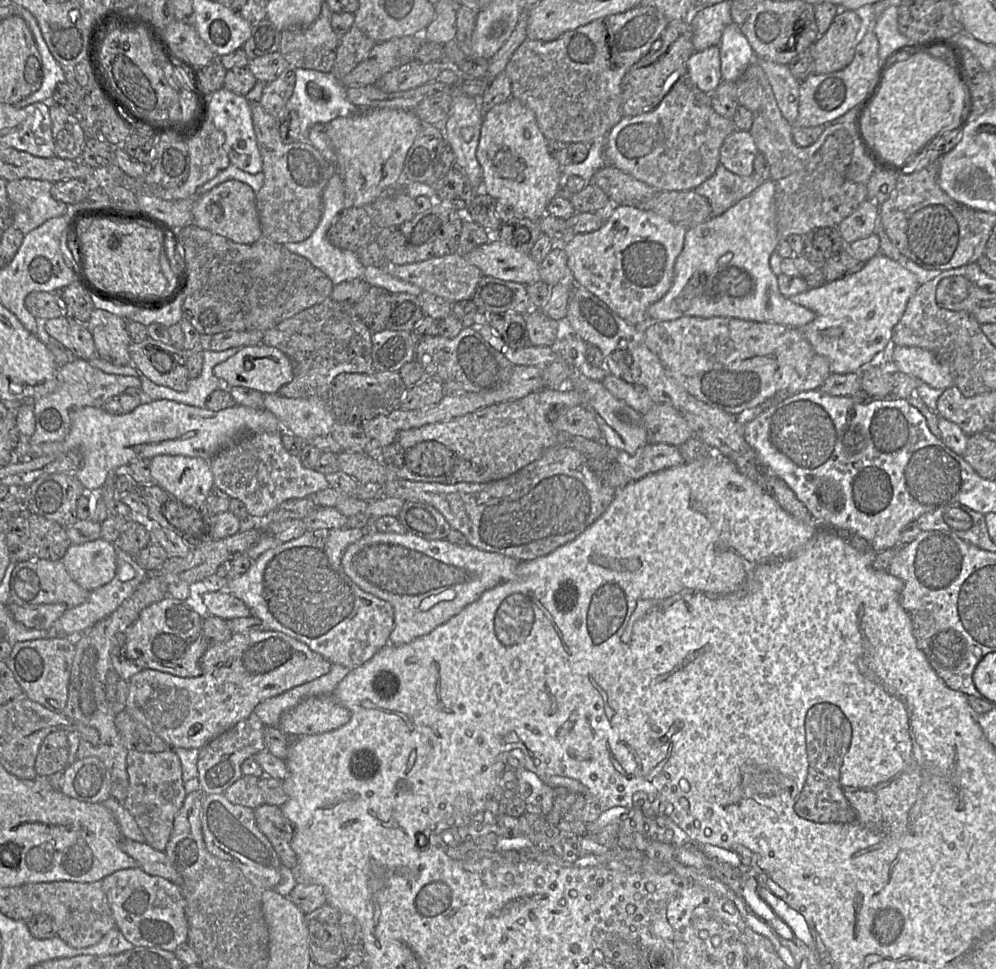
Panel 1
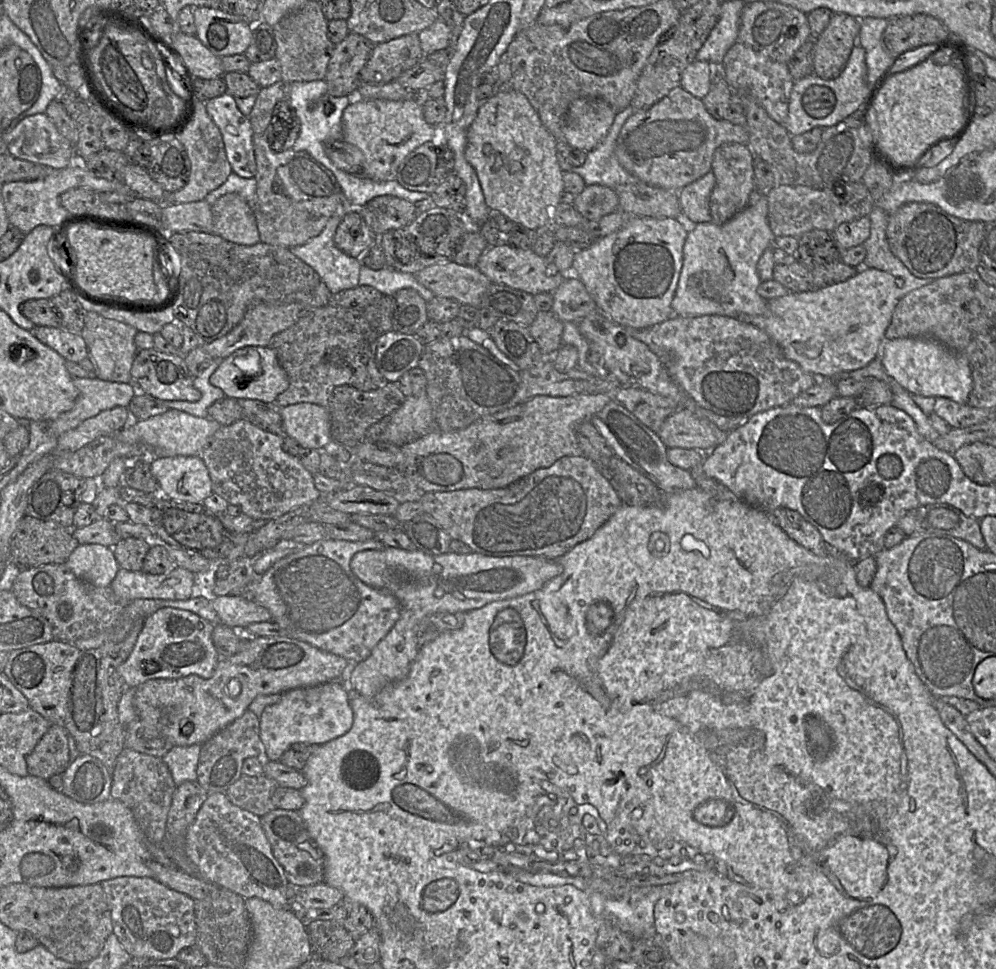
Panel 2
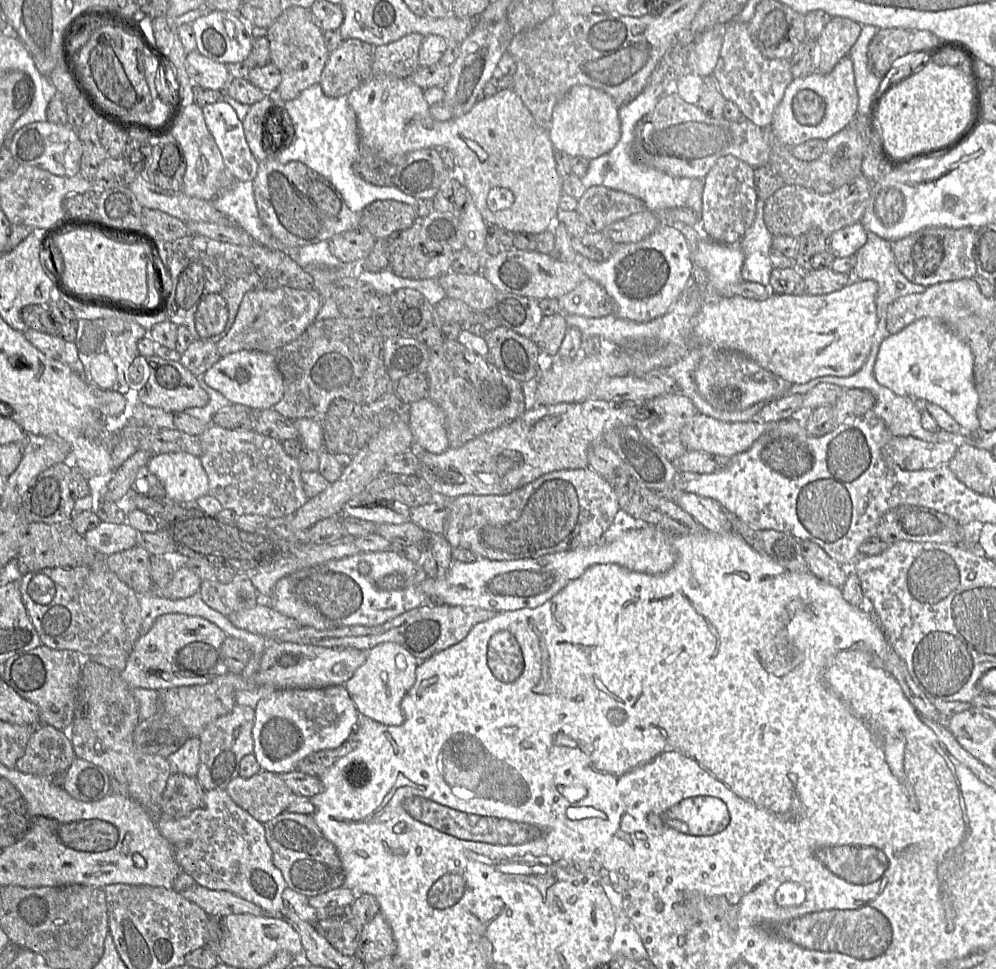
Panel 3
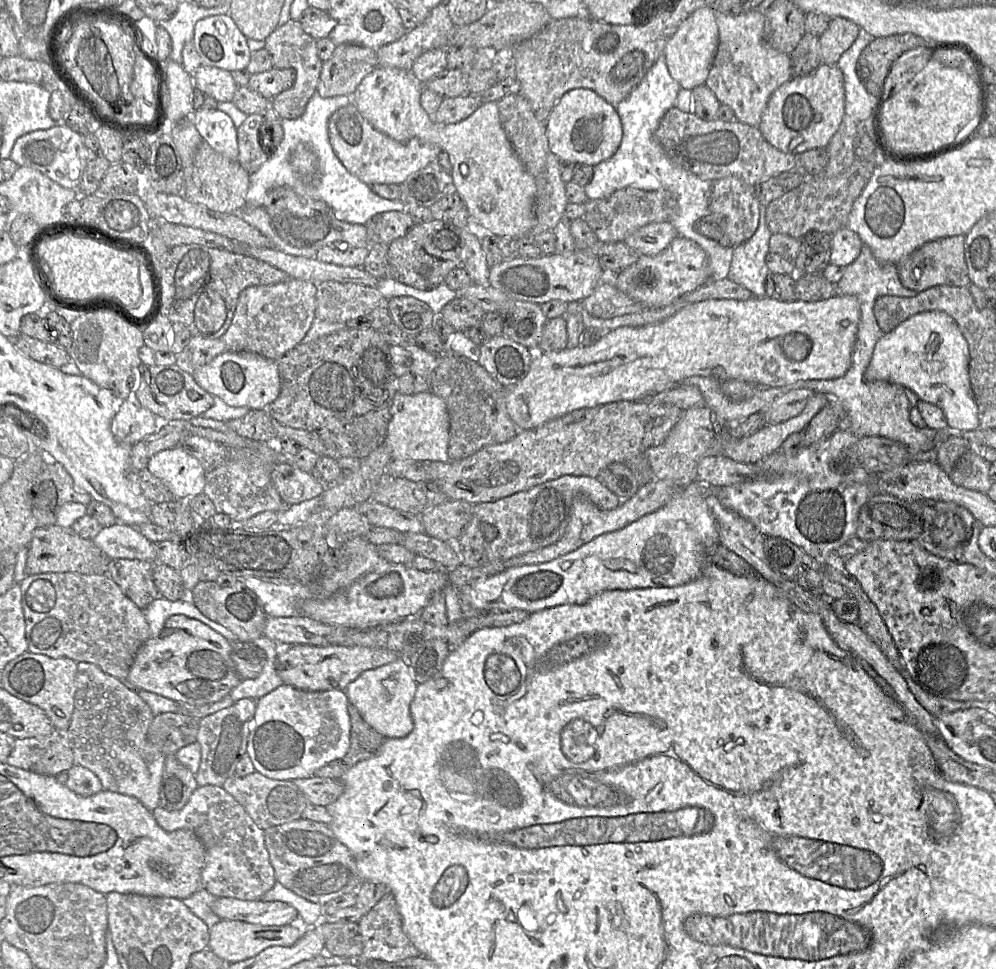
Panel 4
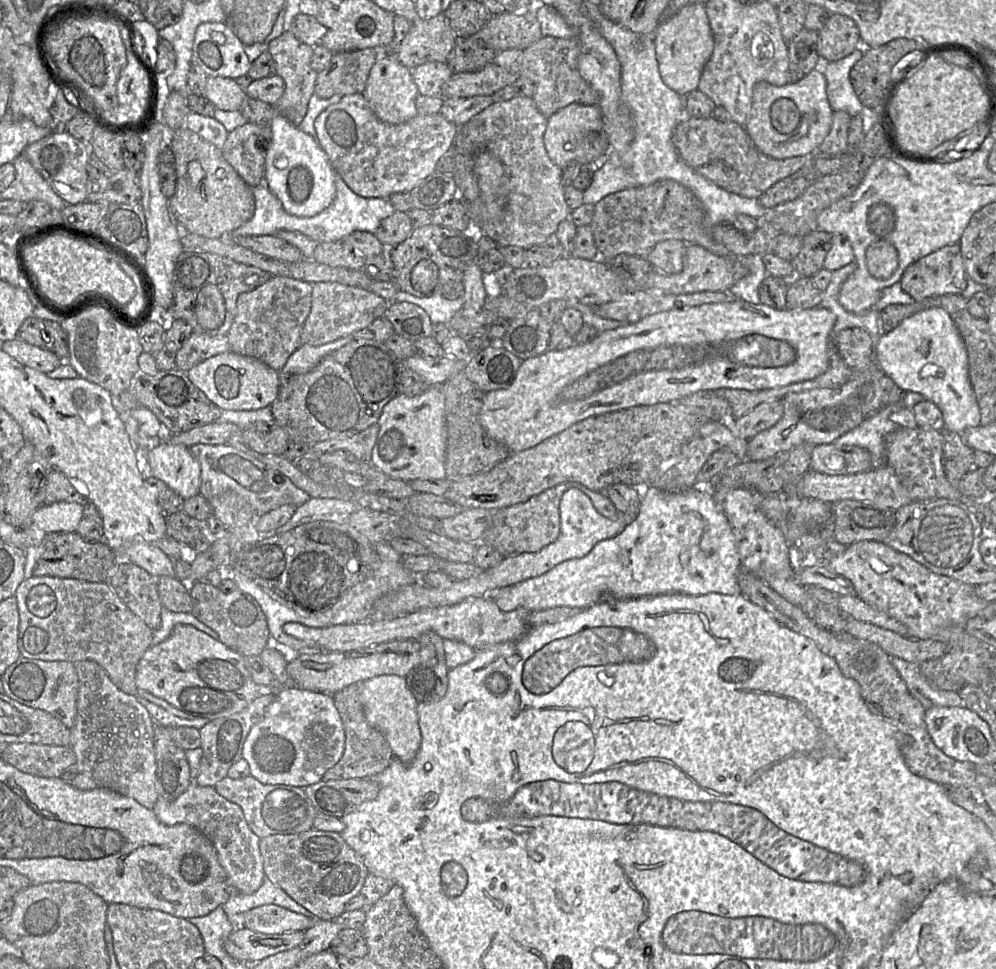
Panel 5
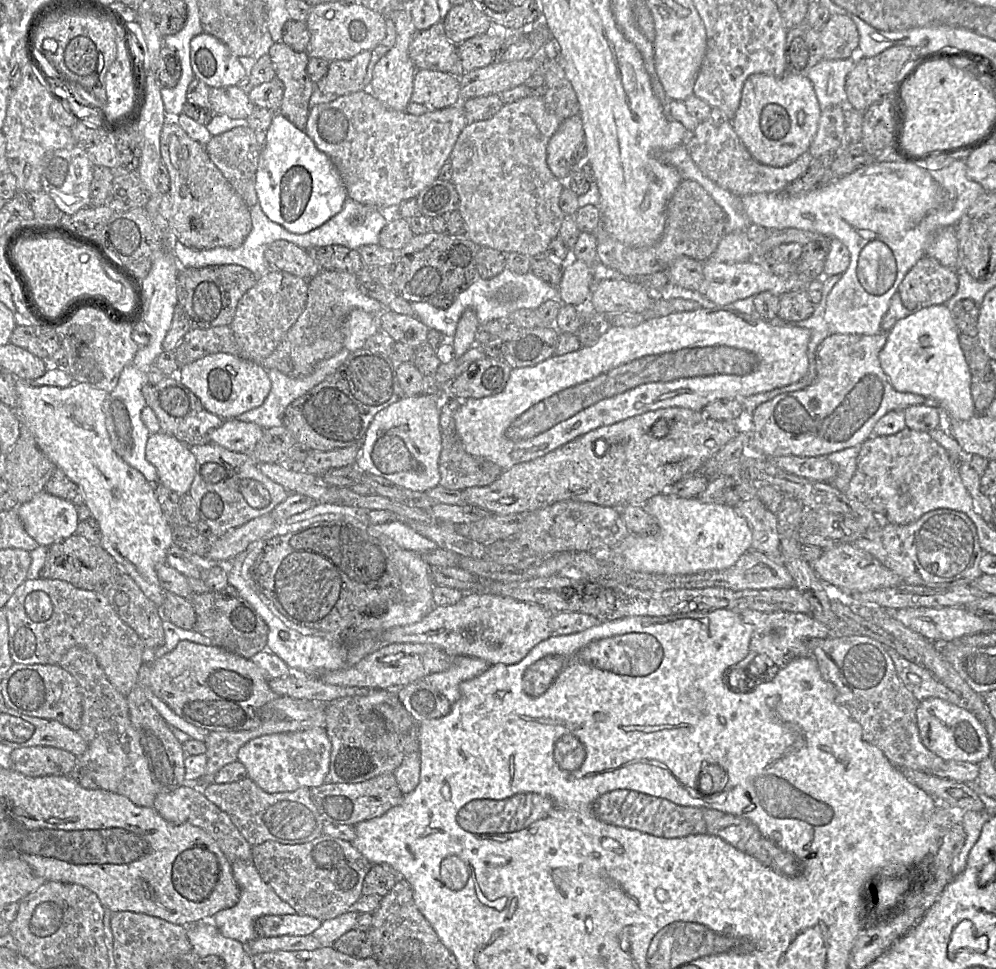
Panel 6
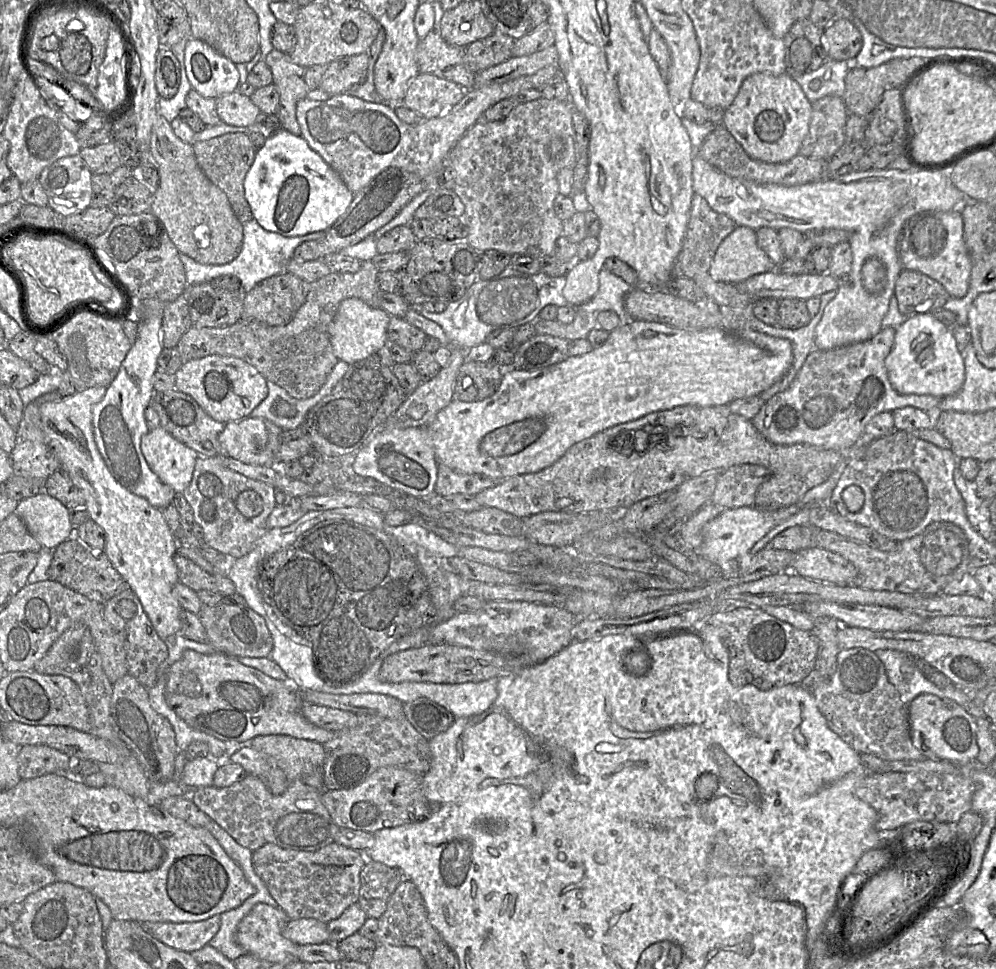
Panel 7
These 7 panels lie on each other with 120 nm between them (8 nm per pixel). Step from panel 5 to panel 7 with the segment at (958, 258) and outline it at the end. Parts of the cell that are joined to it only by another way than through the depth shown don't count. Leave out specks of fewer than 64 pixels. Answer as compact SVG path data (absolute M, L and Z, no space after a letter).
M903 269L894 290L899 311L908 316L932 313L951 298L944 286L933 278L913 270Z

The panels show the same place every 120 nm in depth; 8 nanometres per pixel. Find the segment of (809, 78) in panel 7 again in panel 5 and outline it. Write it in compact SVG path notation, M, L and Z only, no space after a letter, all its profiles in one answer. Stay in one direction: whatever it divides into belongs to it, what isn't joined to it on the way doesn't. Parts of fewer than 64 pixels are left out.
M858 46L841 60L822 63L821 70L827 81L827 97L833 111L845 111L852 117L861 114L863 105L851 84L850 71L863 57L865 49Z

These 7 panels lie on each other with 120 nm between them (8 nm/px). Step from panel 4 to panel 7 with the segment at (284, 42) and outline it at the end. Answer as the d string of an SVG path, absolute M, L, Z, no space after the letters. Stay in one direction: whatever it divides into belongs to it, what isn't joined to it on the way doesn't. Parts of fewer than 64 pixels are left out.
M274 48L262 60L268 65L272 73L272 83L279 91L277 117L282 128L294 135L300 135L296 106L310 91L304 79L305 68L295 63L289 53Z

